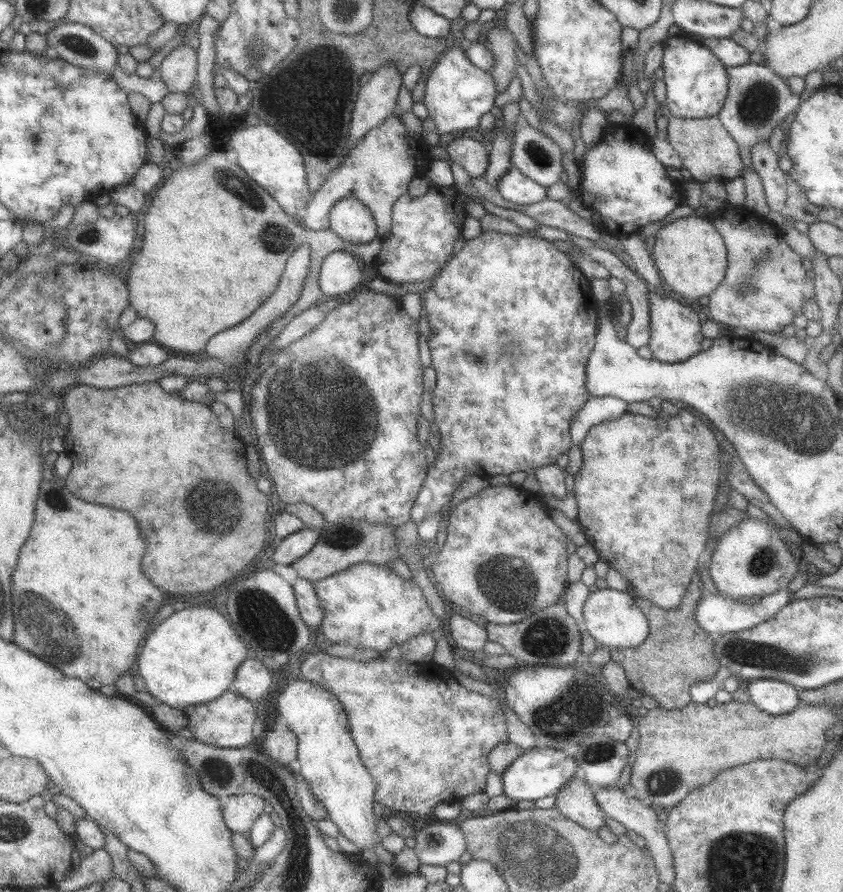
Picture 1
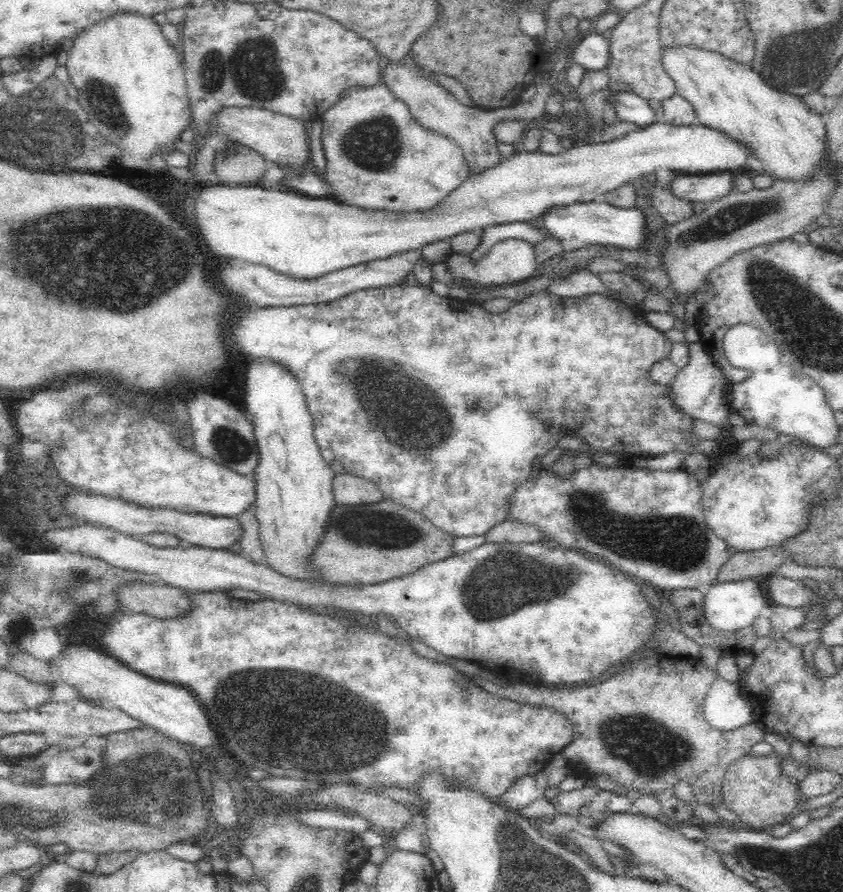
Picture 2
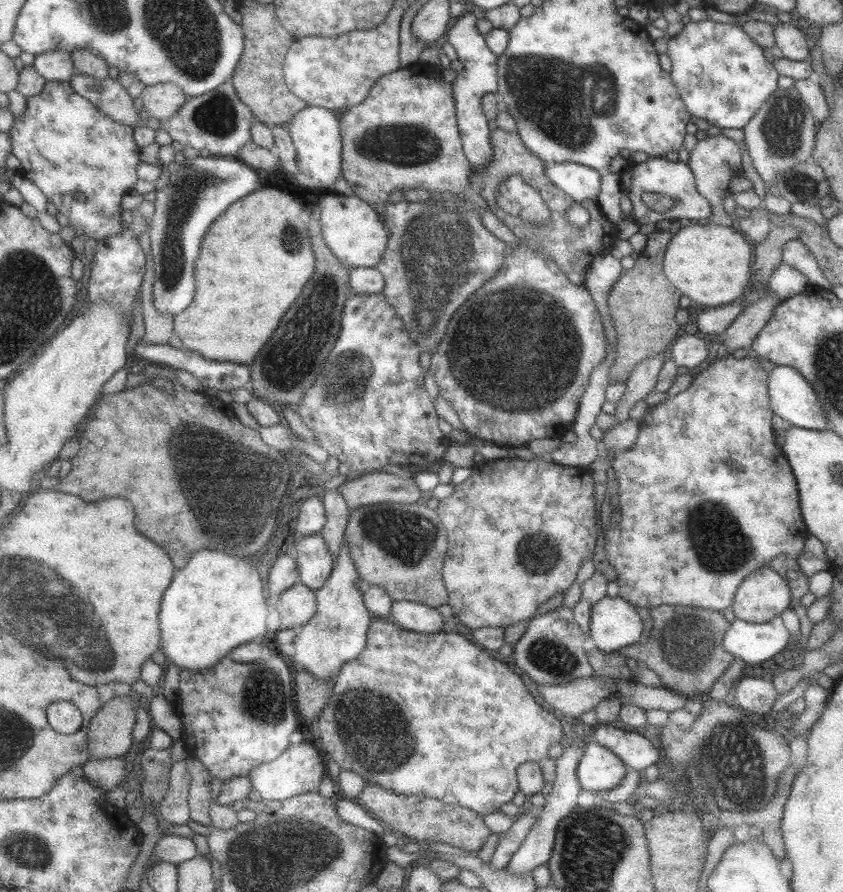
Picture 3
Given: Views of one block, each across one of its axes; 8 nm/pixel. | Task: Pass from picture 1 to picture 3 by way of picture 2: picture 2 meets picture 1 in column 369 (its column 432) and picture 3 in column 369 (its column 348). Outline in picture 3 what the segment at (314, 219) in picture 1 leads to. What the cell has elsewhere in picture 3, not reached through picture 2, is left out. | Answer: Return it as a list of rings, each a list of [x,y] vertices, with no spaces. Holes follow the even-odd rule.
[[[404,67],[388,74],[374,85],[364,104],[342,111],[340,115],[344,131],[344,177],[350,186],[344,194],[359,196],[374,206],[388,207],[392,203],[390,194],[398,189],[404,192],[418,188],[463,194],[470,188],[474,166],[463,144],[454,83],[444,82],[442,70],[437,70],[436,74],[413,74]]]

